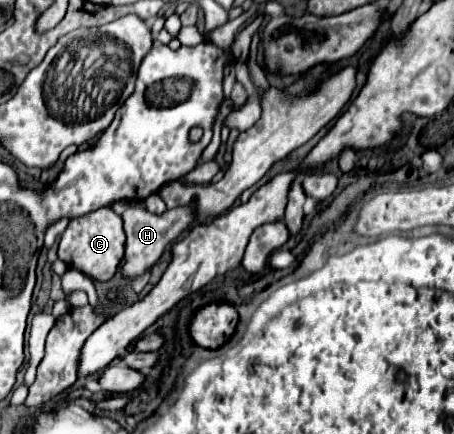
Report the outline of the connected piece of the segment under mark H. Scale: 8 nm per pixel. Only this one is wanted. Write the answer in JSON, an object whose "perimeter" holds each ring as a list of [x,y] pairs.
{"perimeter":[[[129,207],[121,217],[123,217],[125,233],[127,233],[125,257],[123,257],[121,273],[127,279],[135,279],[135,277],[141,277],[141,275],[145,275],[147,271],[153,269],[153,265],[161,259],[161,255],[165,253],[165,249],[175,239],[179,239],[179,235],[193,223],[195,213],[193,213],[193,207],[177,207],[177,209],[165,211],[163,215],[151,215],[147,209]]]}

